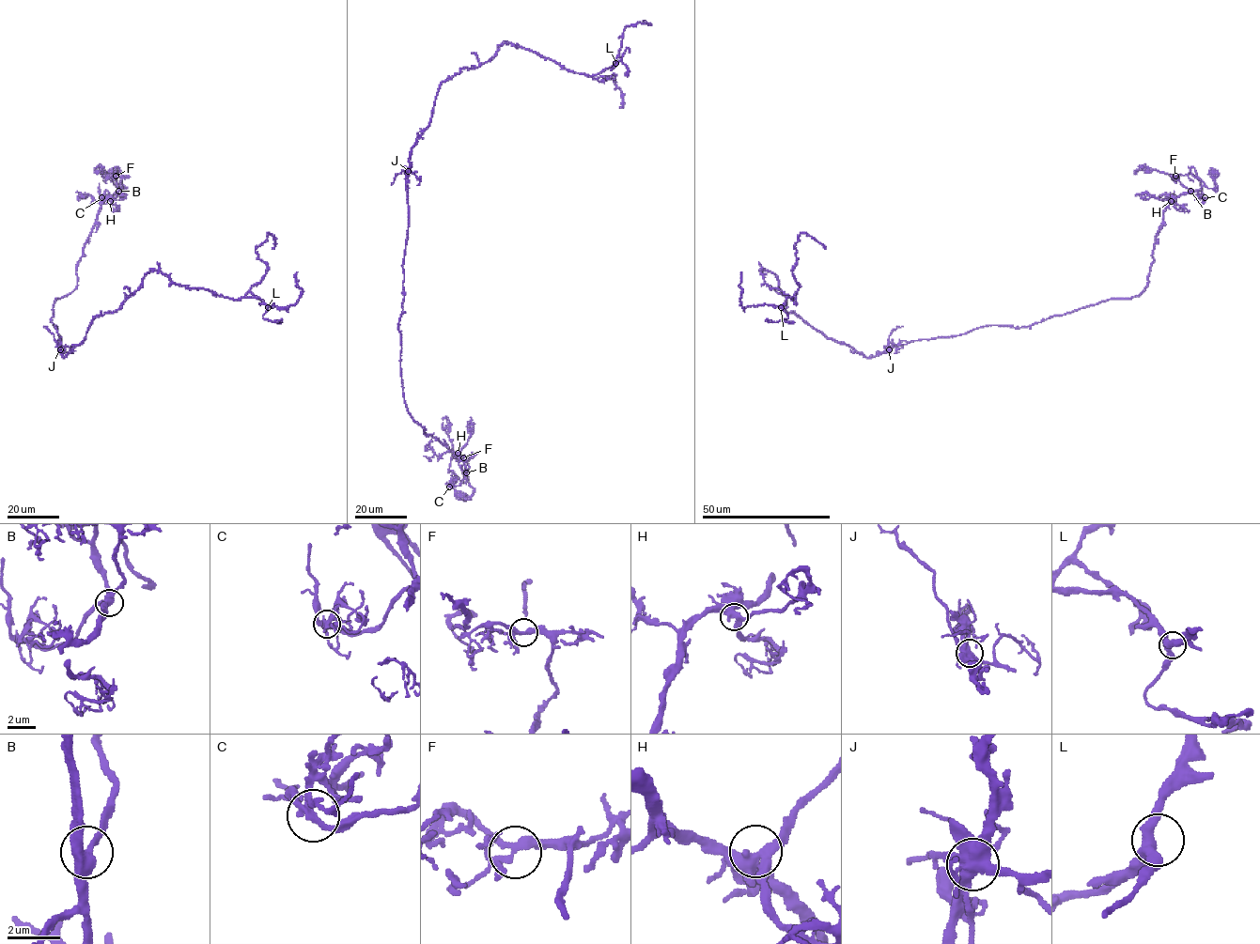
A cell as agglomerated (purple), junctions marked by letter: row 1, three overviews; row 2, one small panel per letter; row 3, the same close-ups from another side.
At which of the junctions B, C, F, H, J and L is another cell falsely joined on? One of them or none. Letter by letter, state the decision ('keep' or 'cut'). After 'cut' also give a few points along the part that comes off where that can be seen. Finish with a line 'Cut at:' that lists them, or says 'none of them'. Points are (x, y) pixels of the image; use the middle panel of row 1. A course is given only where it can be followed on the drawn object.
B: keep
C: keep
F: keep
H: keep
J: cut; course (408, 171), (396, 176), (391, 185)
L: keep
Cut at: J

